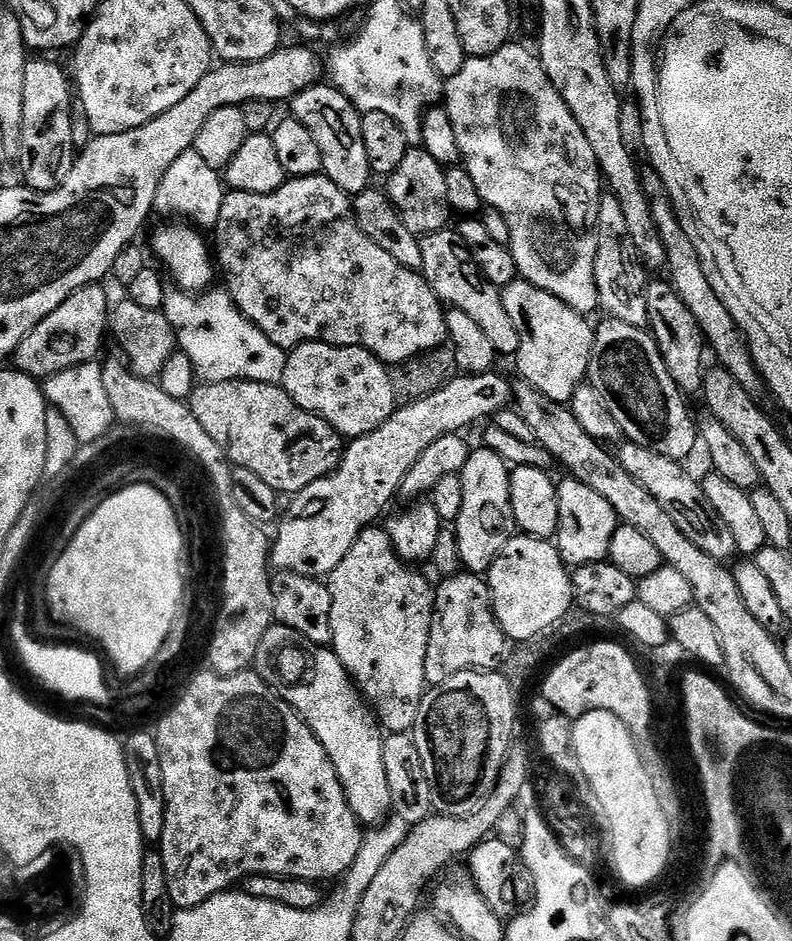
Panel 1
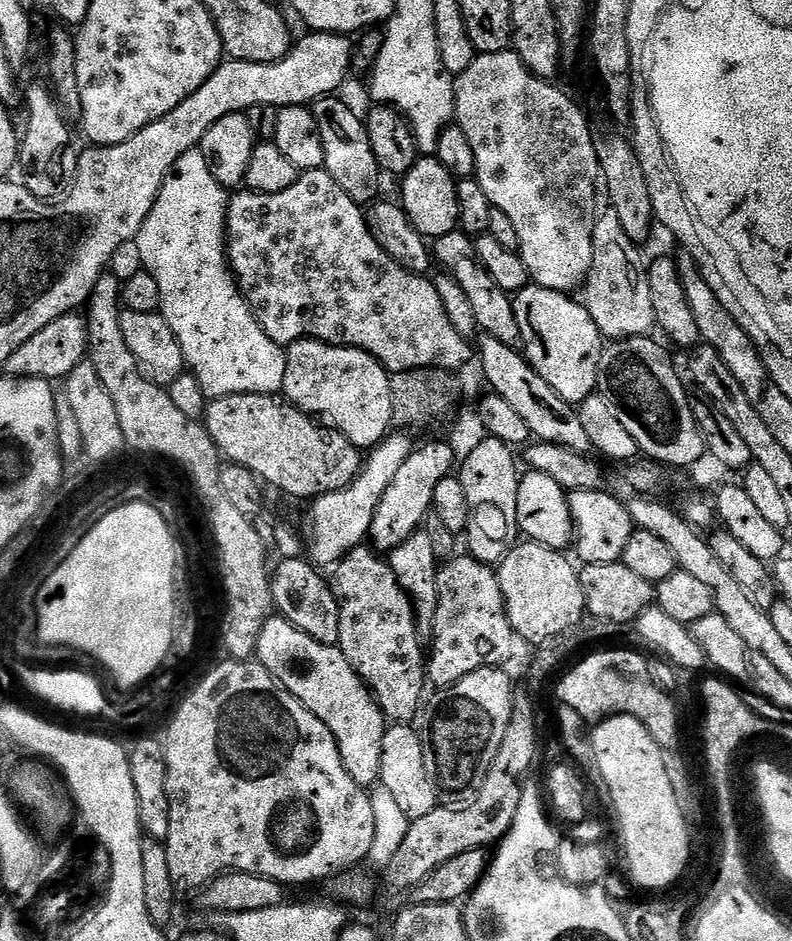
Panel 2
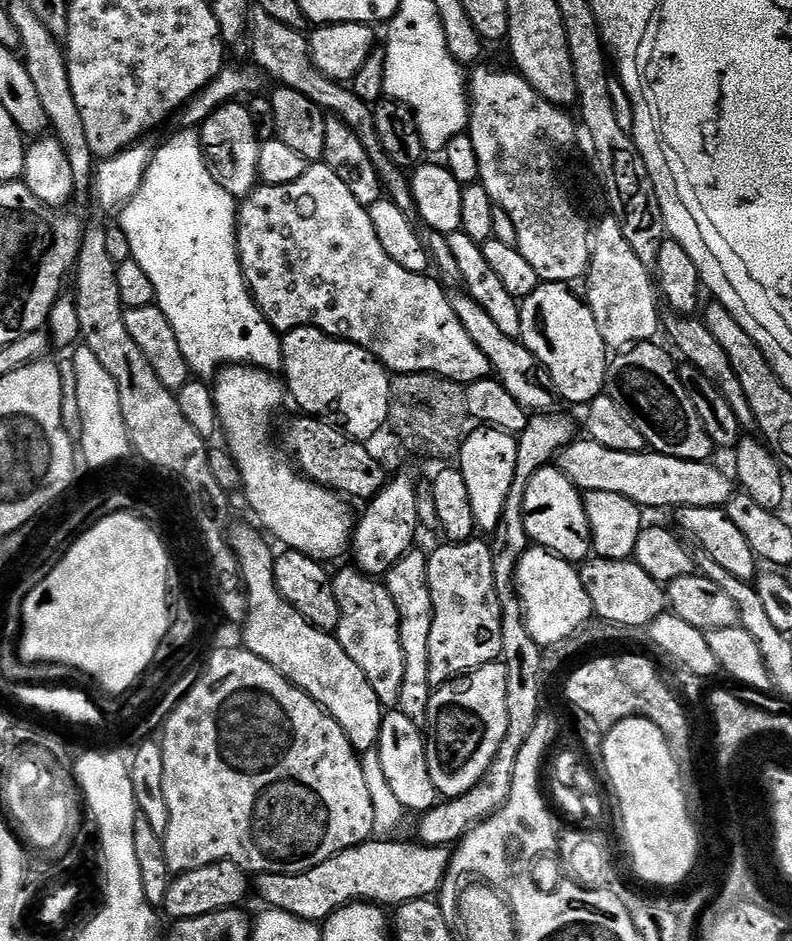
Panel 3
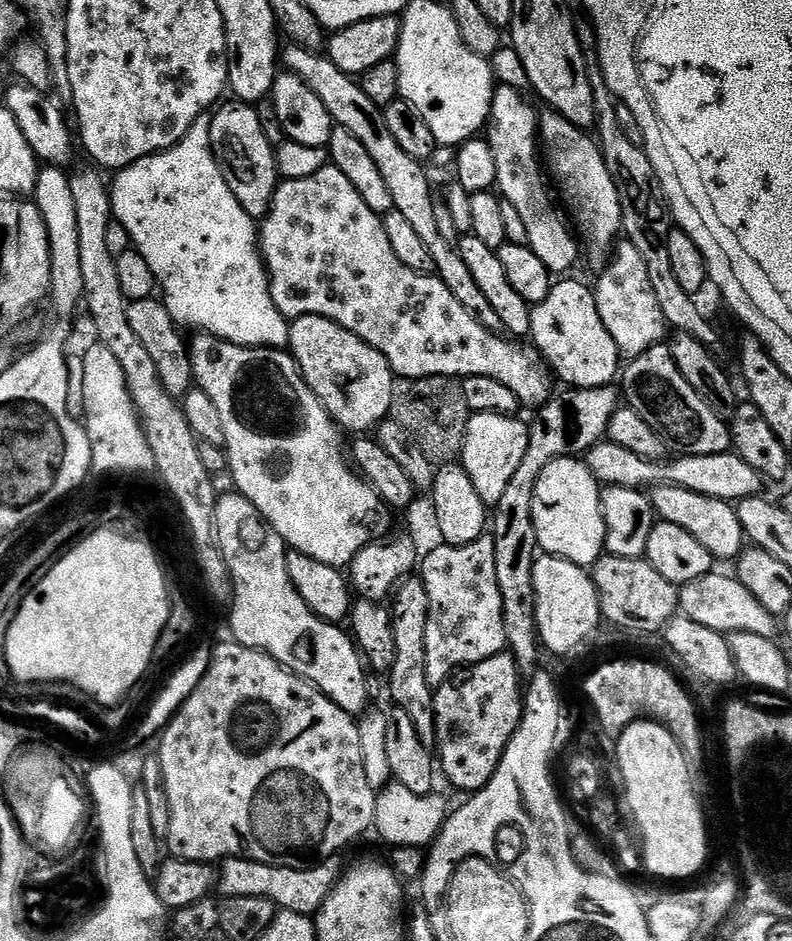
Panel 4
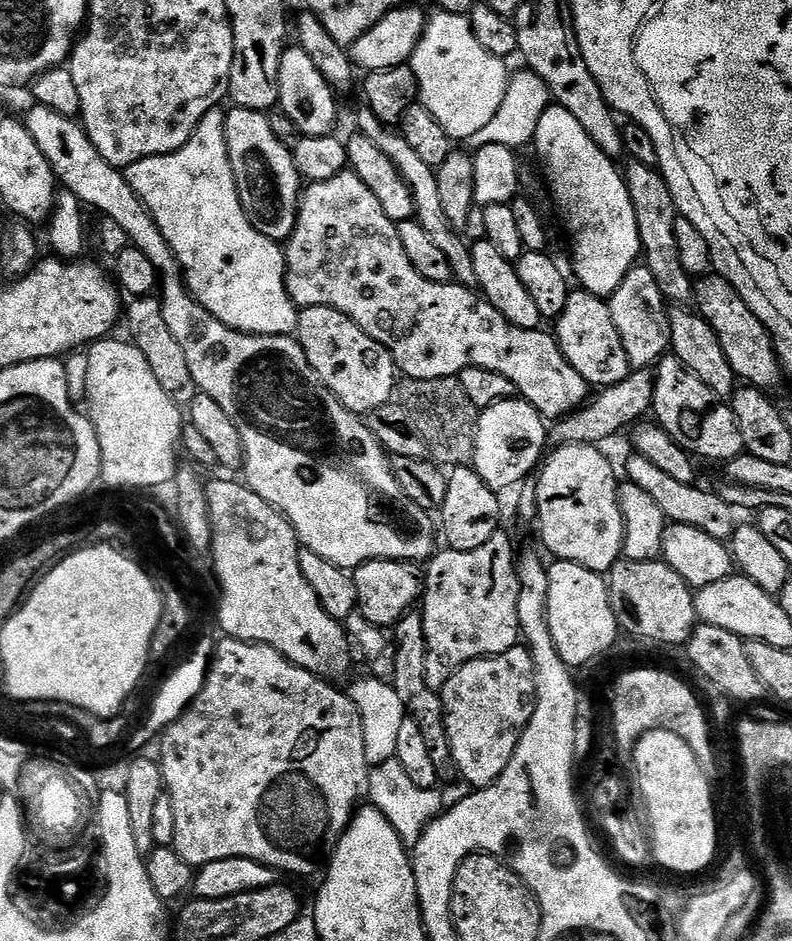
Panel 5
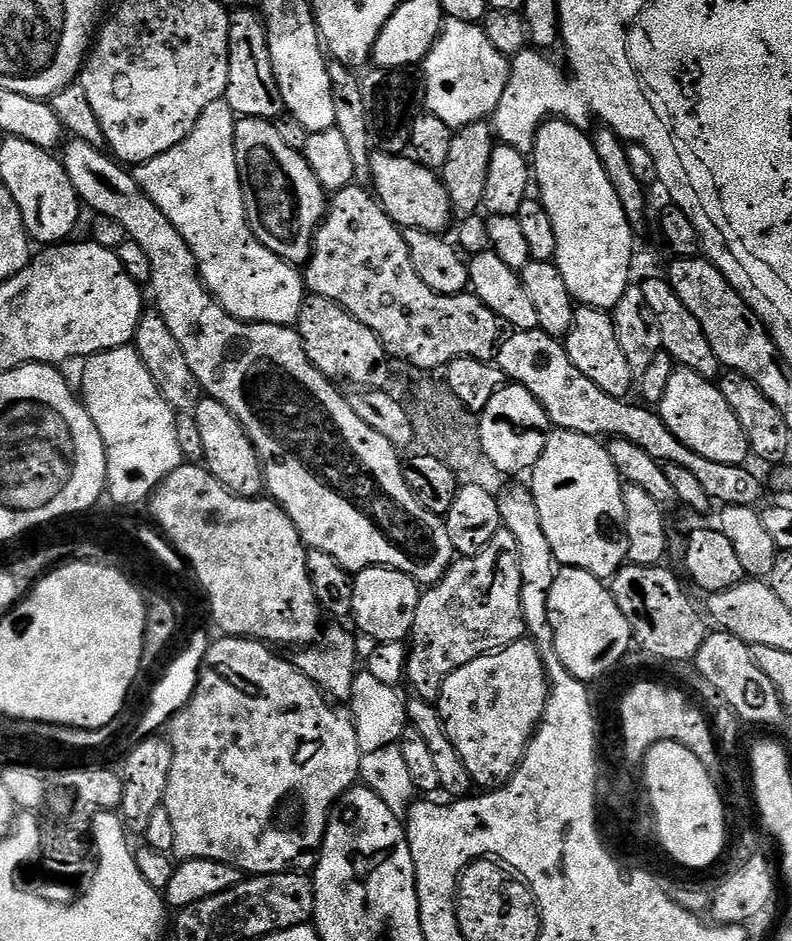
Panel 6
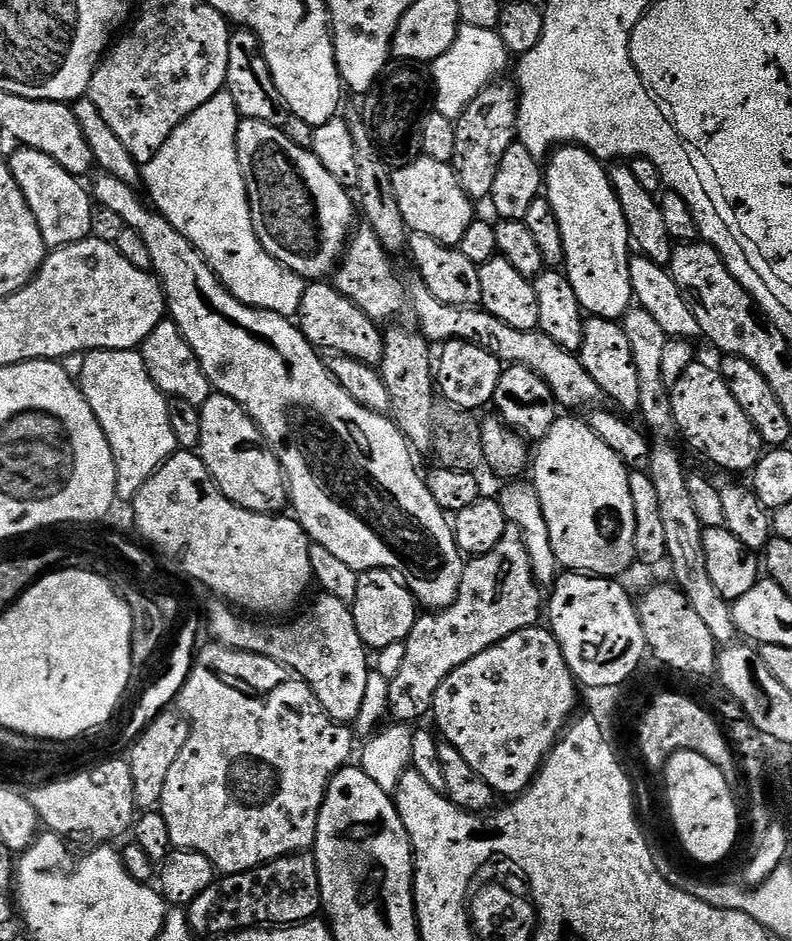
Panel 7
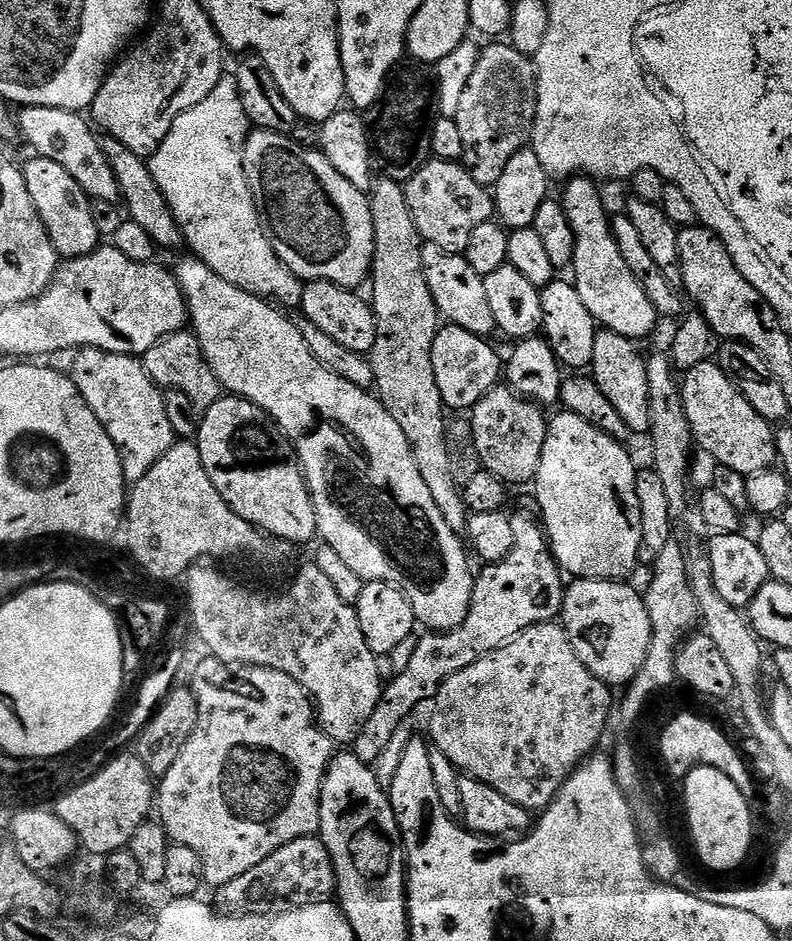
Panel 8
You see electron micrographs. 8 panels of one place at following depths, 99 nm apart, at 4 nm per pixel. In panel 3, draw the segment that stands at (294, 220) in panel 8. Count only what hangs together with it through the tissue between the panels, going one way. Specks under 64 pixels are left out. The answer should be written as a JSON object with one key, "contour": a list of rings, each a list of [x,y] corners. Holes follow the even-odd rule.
{"contour":[[[240,102],[223,104],[210,118],[199,125],[200,145],[204,151],[204,161],[208,164],[210,174],[226,189],[231,196],[243,198],[257,187],[258,154],[261,141],[256,138],[254,121],[250,118],[247,107]]]}

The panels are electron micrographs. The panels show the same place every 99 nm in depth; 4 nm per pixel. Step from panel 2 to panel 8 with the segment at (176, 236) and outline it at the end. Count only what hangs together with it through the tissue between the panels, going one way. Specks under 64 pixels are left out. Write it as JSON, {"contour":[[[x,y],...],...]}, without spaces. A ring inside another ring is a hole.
{"contour":[[[226,74],[190,110],[186,110],[170,126],[170,134],[160,143],[154,155],[147,157],[150,174],[154,174],[154,182],[158,182],[158,190],[166,198],[178,226],[182,230],[187,247],[192,247],[195,259],[202,261],[218,278],[226,278],[234,286],[246,290],[255,296],[262,296],[277,305],[299,305],[304,284],[280,261],[278,254],[272,249],[272,242],[260,219],[260,212],[246,182],[244,173],[244,147],[248,141],[250,121],[242,106],[242,98],[238,90],[235,75]]]}

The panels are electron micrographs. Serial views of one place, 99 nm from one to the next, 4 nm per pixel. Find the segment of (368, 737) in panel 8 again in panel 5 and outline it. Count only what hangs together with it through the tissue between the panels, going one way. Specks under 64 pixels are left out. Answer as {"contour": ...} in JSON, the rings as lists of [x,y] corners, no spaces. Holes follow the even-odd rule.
{"contour":[[[501,530],[490,538],[490,542],[478,546],[478,550],[454,550],[445,547],[427,561],[426,579],[422,593],[422,615],[426,630],[426,686],[443,693],[446,682],[462,666],[472,660],[483,660],[486,656],[497,656],[517,647],[521,639],[518,622],[518,598],[520,583],[516,573],[517,549],[512,549],[512,540]]]}

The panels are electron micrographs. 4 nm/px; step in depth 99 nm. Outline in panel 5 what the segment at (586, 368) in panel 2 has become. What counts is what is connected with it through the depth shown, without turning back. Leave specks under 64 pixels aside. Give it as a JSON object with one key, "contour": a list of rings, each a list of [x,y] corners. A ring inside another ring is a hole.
{"contour":[[[583,290],[569,291],[566,310],[562,310],[559,320],[555,321],[554,335],[566,362],[570,362],[590,386],[603,390],[628,377],[626,350],[622,338],[618,338],[618,326],[614,326],[614,318],[610,318],[607,299]]]}

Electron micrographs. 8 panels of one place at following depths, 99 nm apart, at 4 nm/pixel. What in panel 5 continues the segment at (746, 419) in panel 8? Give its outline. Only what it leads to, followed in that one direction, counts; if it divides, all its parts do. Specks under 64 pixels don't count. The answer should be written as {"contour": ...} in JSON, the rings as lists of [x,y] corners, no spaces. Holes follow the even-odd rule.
{"contour":[[[665,355],[655,365],[654,375],[656,393],[652,399],[652,412],[660,423],[657,425],[671,440],[678,442],[678,446],[682,446],[689,454],[695,454],[701,461],[727,462],[744,452],[742,430],[738,430],[731,407],[721,402],[693,372],[684,369],[677,356]]]}

